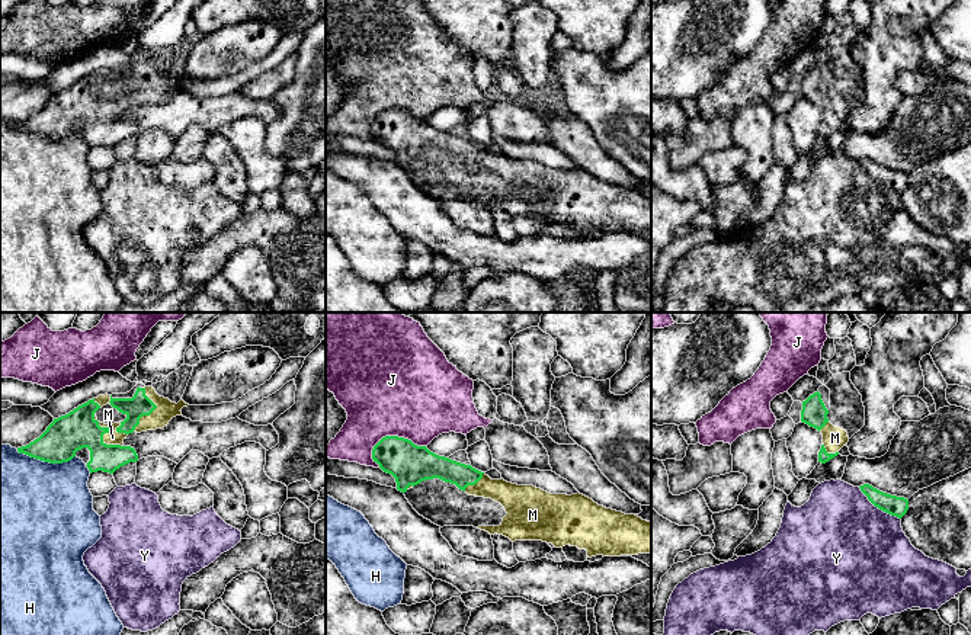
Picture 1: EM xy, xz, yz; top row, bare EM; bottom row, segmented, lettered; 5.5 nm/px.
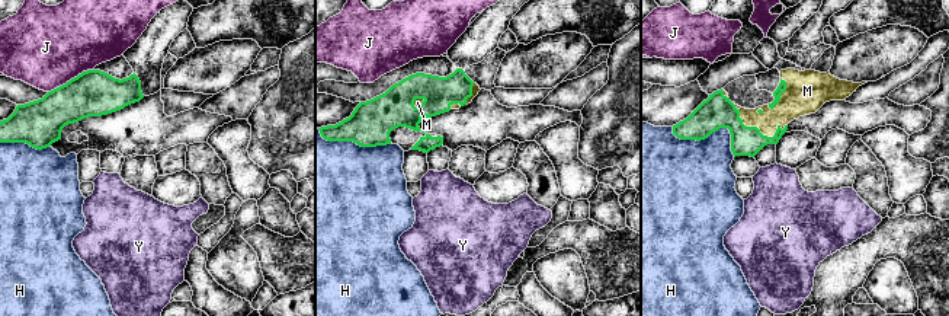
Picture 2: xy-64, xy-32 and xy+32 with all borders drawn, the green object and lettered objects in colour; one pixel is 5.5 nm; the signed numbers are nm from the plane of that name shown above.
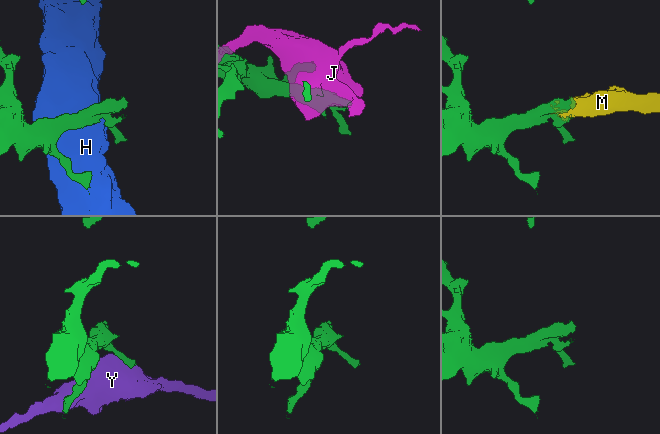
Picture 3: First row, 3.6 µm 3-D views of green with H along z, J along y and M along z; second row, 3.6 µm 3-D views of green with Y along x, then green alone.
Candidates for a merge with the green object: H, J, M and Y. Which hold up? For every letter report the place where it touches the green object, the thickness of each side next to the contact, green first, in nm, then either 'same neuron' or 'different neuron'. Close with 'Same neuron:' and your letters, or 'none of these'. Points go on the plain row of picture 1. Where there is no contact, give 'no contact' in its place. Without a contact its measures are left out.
H: xy (45, 135) | 220/500 nm | different neuron
J: xz (393, 111) | 220/500 nm | different neuron
M: xy (105, 106) | 220/80 nm | same neuron
Y: yz (878, 182) | 110/500 nm | different neuron
Same neuron: M

